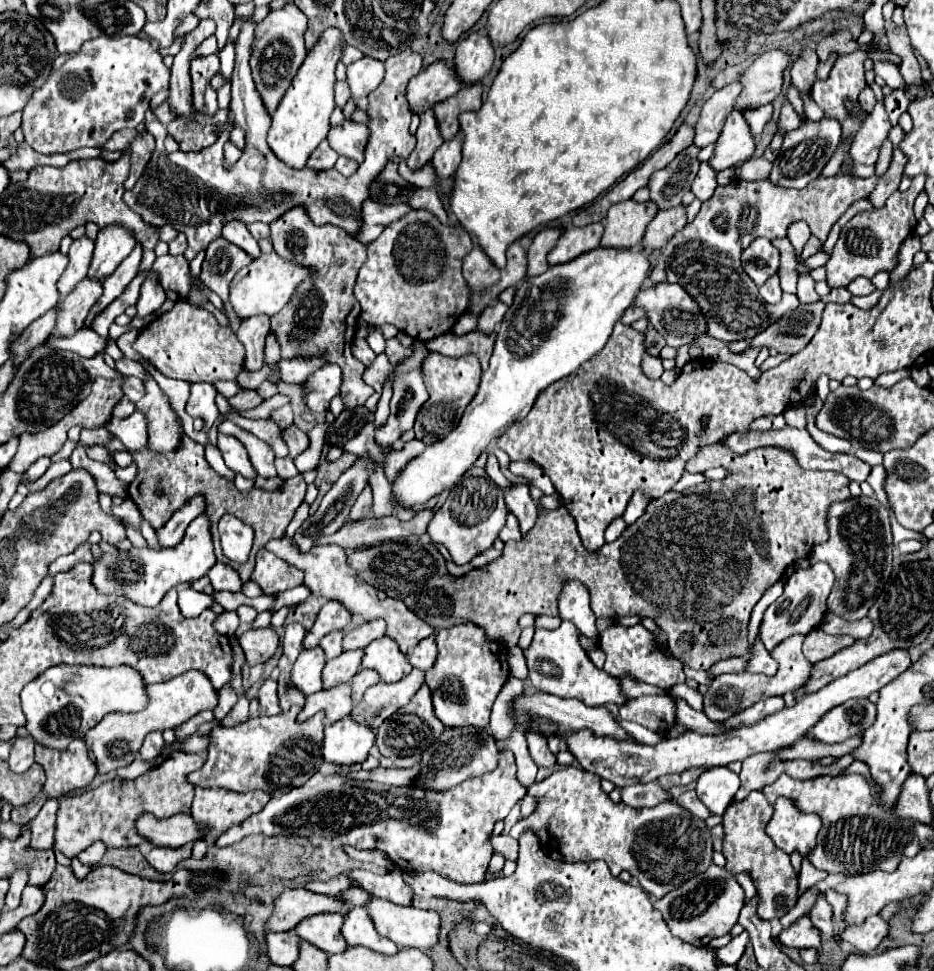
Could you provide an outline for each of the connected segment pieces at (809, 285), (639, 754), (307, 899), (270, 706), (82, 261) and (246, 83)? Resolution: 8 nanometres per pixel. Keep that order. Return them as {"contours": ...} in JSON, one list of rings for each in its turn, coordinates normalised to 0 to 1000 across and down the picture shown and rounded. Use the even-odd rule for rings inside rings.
{"contours":[[[[862,279],[862,281],[855,283],[853,304],[855,304],[855,310],[858,310],[858,312],[870,312],[870,310],[877,310],[877,308],[879,308],[879,306],[875,304],[875,300],[873,300],[873,289],[870,289],[870,285],[866,283],[866,279]]],[[[956,668],[948,675],[937,677],[935,681],[922,685],[920,689],[890,701],[881,710],[860,716],[851,728],[840,728],[838,732],[819,738],[810,747],[787,751],[785,755],[774,757],[748,757],[748,755],[733,755],[725,761],[712,761],[706,767],[686,767],[678,763],[661,763],[656,759],[637,759],[631,753],[616,755],[613,759],[607,759],[605,765],[609,773],[616,778],[616,782],[624,788],[626,794],[633,794],[641,800],[652,802],[658,811],[671,811],[680,806],[695,806],[701,804],[708,798],[714,796],[731,796],[740,790],[766,790],[766,788],[781,788],[785,784],[796,784],[808,775],[815,773],[832,773],[836,769],[849,767],[855,763],[858,757],[862,757],[892,726],[900,726],[909,720],[922,720],[930,718],[933,714],[948,708],[952,701],[963,697],[969,689],[973,689],[975,677],[969,668]]],[[[309,916],[294,928],[294,940],[286,949],[288,959],[309,959],[316,957],[327,944],[342,940],[374,940],[376,934],[354,922],[335,920],[331,916]]],[[[286,699],[282,703],[282,708],[277,710],[277,724],[279,724],[279,732],[277,736],[299,736],[301,728],[299,728],[299,718],[297,718],[297,701],[294,699]]],[[[89,242],[87,246],[80,246],[76,250],[74,256],[74,275],[70,277],[65,291],[63,291],[63,302],[70,306],[78,300],[78,296],[93,285],[95,273],[97,273],[97,265],[100,265],[100,256],[102,256],[102,248],[95,246],[93,242]]],[[[252,9],[252,19],[259,19],[261,22],[258,38],[255,38],[252,44],[254,59],[247,81],[247,106],[243,114],[249,131],[262,137],[262,153],[258,164],[245,176],[241,176],[237,168],[215,168],[215,164],[209,164],[209,156],[179,158],[175,151],[166,151],[164,162],[155,172],[155,178],[145,188],[145,193],[132,201],[134,209],[157,230],[183,232],[190,238],[198,240],[202,246],[202,254],[196,263],[202,269],[215,256],[222,256],[226,248],[237,244],[237,236],[243,228],[256,226],[262,230],[290,230],[314,211],[327,211],[331,215],[331,221],[337,221],[337,230],[357,230],[380,244],[389,232],[387,211],[395,205],[397,188],[404,184],[416,164],[427,162],[436,166],[438,158],[444,153],[444,139],[440,139],[438,135],[440,110],[434,102],[434,96],[438,81],[451,73],[453,61],[444,53],[431,53],[412,63],[412,81],[408,83],[406,92],[395,96],[393,116],[397,120],[397,139],[391,153],[390,166],[378,182],[372,184],[361,174],[314,174],[301,164],[297,164],[297,160],[286,149],[290,120],[284,114],[282,104],[273,92],[267,69],[269,46],[273,42],[274,25],[268,22],[271,11],[272,9]]]]}

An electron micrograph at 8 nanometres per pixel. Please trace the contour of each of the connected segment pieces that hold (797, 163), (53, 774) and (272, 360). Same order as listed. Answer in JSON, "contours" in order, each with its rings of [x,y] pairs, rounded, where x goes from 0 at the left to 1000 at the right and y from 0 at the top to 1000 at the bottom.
{"contours":[[[[879,123],[875,127],[870,127],[870,125],[858,127],[855,133],[845,135],[840,139],[836,156],[834,156],[834,160],[828,168],[828,176],[825,176],[823,186],[828,191],[834,191],[834,193],[862,195],[870,184],[877,182],[883,168],[892,162],[892,158],[896,153],[896,147],[898,147],[898,141],[900,141],[900,129],[896,125]]],[[[82,759],[80,763],[76,763],[74,771],[72,773],[59,773],[59,771],[52,771],[48,767],[37,767],[37,786],[44,786],[46,792],[48,792],[48,798],[50,798],[50,806],[46,811],[46,815],[31,827],[31,829],[25,829],[25,831],[16,831],[12,835],[12,846],[14,848],[29,848],[33,846],[42,833],[46,831],[46,827],[55,821],[70,821],[74,819],[76,815],[82,815],[82,813],[93,813],[100,804],[100,800],[104,798],[104,788],[102,784],[95,780],[95,771],[91,767],[91,761],[89,759]]],[[[294,345],[286,347],[286,357],[284,357],[284,374],[294,376],[301,370],[301,355],[297,353]]]]}

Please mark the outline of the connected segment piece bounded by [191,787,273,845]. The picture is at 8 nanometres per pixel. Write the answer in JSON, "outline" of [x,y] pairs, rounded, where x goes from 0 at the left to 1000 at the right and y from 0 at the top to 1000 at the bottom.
{"outline":[[[209,811],[209,823],[207,823],[207,831],[204,831],[204,841],[209,843],[209,848],[219,850],[219,866],[224,870],[228,870],[232,866],[232,862],[237,858],[241,858],[247,850],[256,850],[262,843],[267,843],[269,839],[277,837],[288,825],[290,825],[290,817],[273,813],[273,815],[264,815],[264,817],[249,817],[249,815],[241,815],[241,813],[217,813],[217,811]]]}

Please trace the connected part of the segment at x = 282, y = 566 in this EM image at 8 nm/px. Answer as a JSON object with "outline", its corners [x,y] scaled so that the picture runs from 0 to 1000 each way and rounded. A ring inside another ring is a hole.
{"outline":[[[279,565],[275,570],[275,582],[269,596],[284,609],[284,613],[292,613],[324,600],[324,588],[307,582],[297,572]]]}

